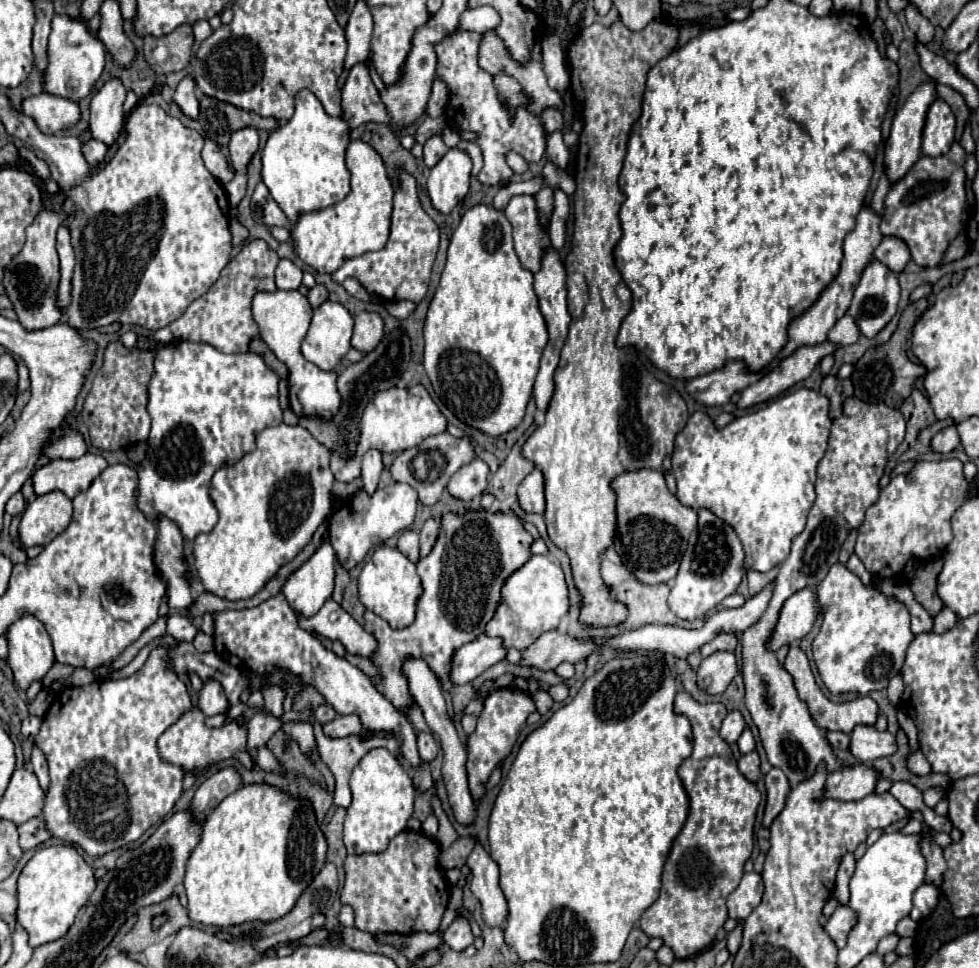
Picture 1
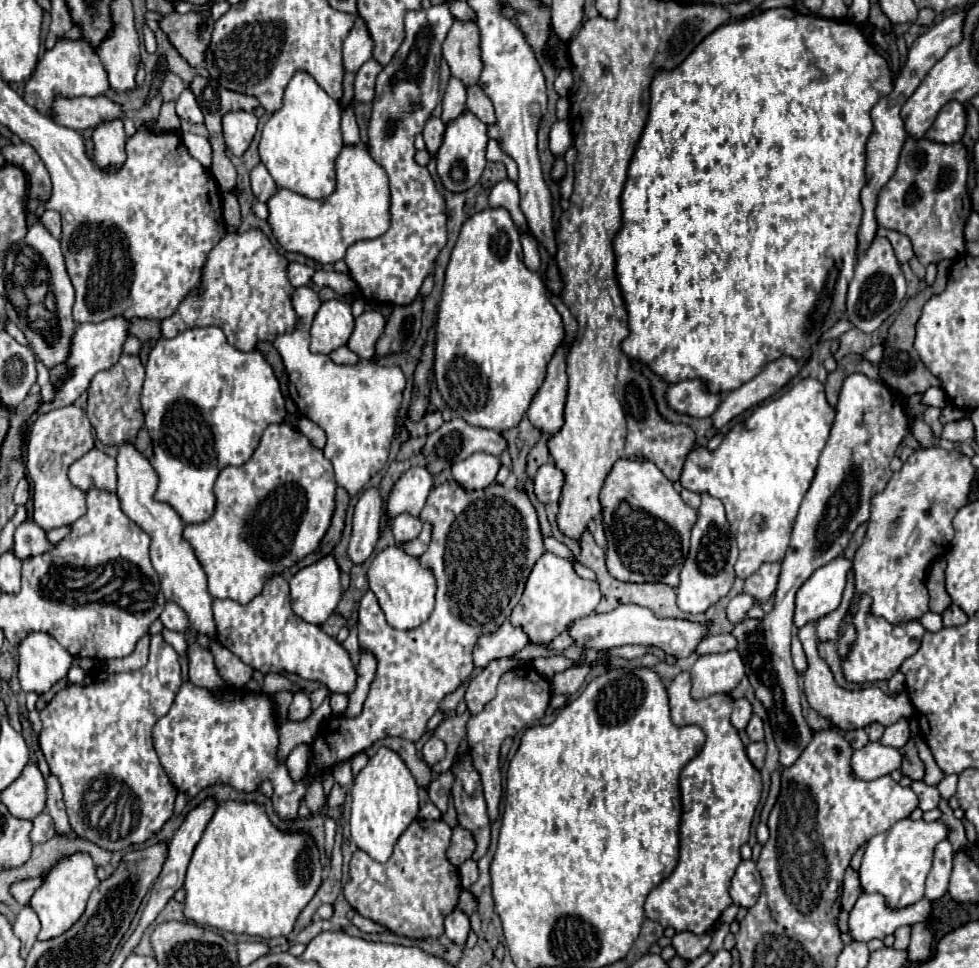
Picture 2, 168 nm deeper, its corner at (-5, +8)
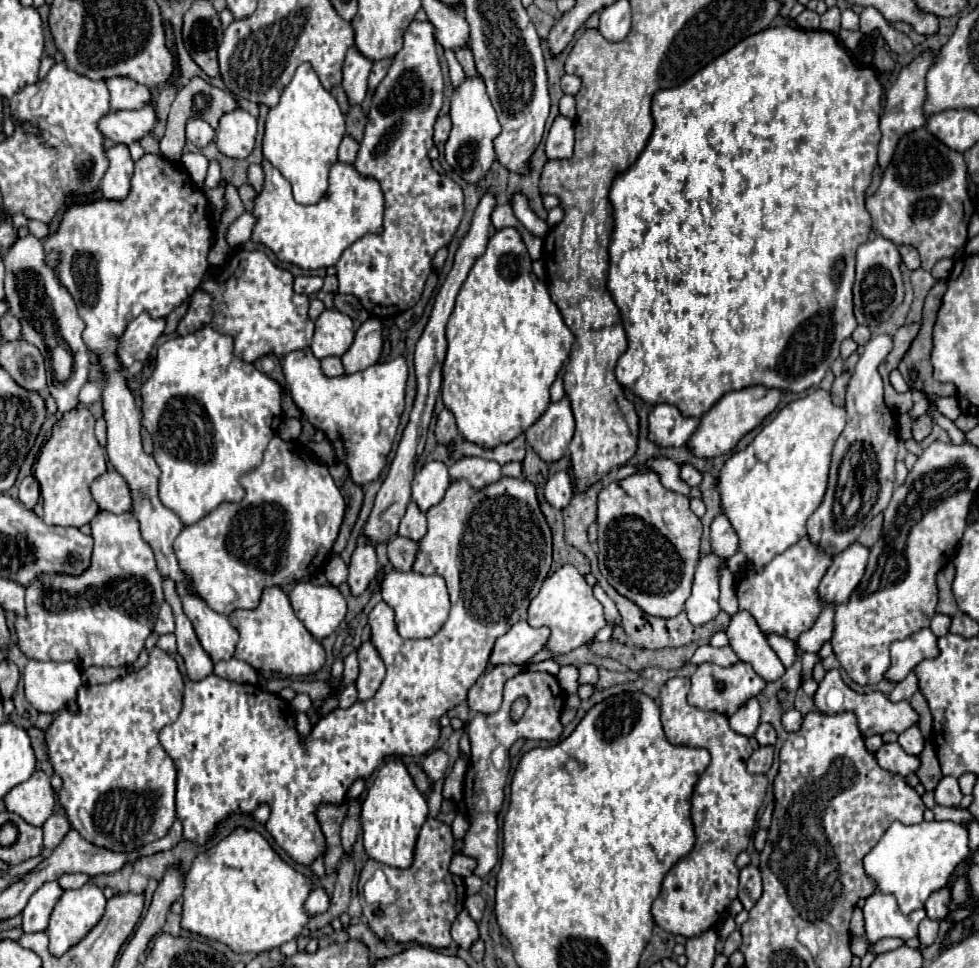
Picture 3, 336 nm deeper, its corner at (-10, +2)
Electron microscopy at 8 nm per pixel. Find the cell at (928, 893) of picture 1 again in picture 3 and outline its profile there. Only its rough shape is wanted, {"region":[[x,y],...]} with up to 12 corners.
{"region":[[892,894],[866,898],[864,938],[914,938],[926,910],[902,914]]}

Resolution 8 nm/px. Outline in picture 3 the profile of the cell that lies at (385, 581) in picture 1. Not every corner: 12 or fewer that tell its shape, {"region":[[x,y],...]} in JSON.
{"region":[[390,570],[380,584],[402,638],[448,618],[442,576]]}

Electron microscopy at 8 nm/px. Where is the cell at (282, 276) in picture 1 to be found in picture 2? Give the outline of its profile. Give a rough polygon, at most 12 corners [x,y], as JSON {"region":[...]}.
{"region":[[289,264],[289,282],[295,288],[307,286],[315,270]]}

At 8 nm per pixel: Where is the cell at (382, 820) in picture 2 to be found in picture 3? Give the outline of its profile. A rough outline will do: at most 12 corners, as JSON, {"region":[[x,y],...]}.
{"region":[[382,764],[360,812],[372,860],[408,868],[426,800],[406,766]]}

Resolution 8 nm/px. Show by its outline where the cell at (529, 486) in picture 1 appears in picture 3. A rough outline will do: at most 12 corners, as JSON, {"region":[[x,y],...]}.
{"region":[[570,474],[548,478],[546,500],[556,510],[568,506],[574,490]]}

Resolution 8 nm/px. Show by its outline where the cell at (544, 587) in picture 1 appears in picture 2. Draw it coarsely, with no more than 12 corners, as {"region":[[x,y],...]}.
{"region":[[545,552],[509,620],[545,648],[593,614],[597,582]]}

